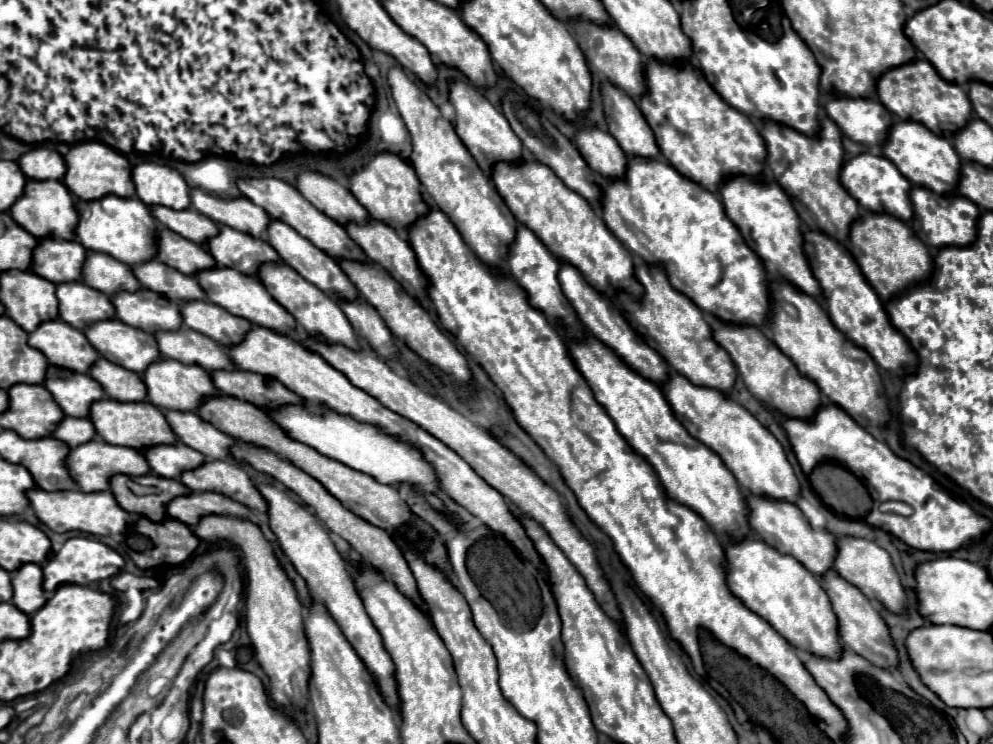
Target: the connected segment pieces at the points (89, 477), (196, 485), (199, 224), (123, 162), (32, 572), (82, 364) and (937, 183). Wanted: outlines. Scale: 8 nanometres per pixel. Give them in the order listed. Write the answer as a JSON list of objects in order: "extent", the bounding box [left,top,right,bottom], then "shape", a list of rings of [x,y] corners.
[{"extent":[67,438,151,492],"shape":[[[95,438],[91,442],[85,442],[77,448],[71,450],[69,458],[67,458],[67,466],[71,476],[75,478],[79,490],[83,492],[101,492],[101,490],[109,490],[109,480],[115,474],[127,474],[127,476],[145,476],[151,472],[149,464],[145,464],[145,454],[135,450],[135,448],[127,448],[127,446],[113,446],[103,442],[101,438]]]},{"extent":[179,460,265,514],"shape":[[[209,460],[195,470],[183,472],[179,480],[193,492],[221,492],[223,496],[265,514],[265,500],[261,500],[261,494],[253,488],[251,476],[237,464]]]},{"extent":[151,206,217,244],"shape":[[[153,206],[151,212],[163,226],[195,244],[205,244],[205,236],[217,232],[217,224],[193,208],[173,210],[167,206]]]},{"extent":[63,142,135,200],"shape":[[[101,142],[75,144],[65,154],[65,162],[67,162],[67,174],[65,174],[63,182],[81,200],[99,200],[109,194],[115,194],[121,198],[135,196],[129,160],[123,154],[109,148],[107,144],[101,144]]]},{"extent":[11,564,45,614],"shape":[[[25,564],[11,574],[13,582],[13,604],[23,610],[25,614],[37,612],[41,604],[45,604],[45,590],[41,588],[41,566],[39,564]]]},{"extent":[29,320,99,374],"shape":[[[61,320],[43,322],[29,334],[29,344],[41,350],[49,364],[69,368],[79,374],[89,372],[89,364],[99,358],[99,352],[85,340],[85,334]]]},{"extent":[883,120,961,196],"shape":[[[909,120],[897,122],[889,130],[889,138],[883,144],[883,152],[899,168],[899,172],[915,186],[929,188],[931,192],[941,192],[949,196],[957,194],[957,172],[961,172],[961,158],[945,138],[935,136],[923,124]]]}]

